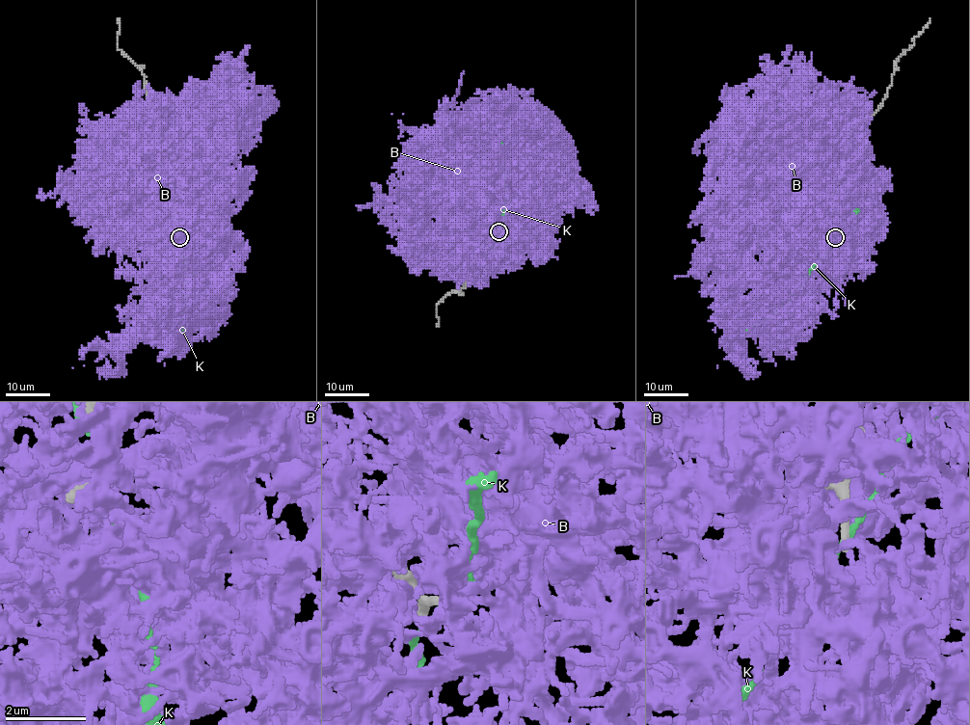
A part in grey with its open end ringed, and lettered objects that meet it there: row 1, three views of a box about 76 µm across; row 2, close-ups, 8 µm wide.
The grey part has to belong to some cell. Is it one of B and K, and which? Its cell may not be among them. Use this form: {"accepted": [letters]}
{"accepted": []}

